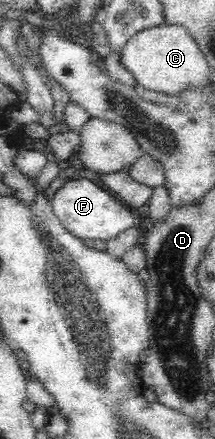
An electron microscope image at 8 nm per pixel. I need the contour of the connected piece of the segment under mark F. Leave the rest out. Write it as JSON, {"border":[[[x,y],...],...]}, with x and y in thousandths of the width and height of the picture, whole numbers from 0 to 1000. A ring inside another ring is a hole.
{"border":[[[312,408],[237,451],[237,472],[288,517],[377,549],[507,549],[577,524],[623,517],[633,494],[563,458],[540,458],[488,431],[414,408]]]}

